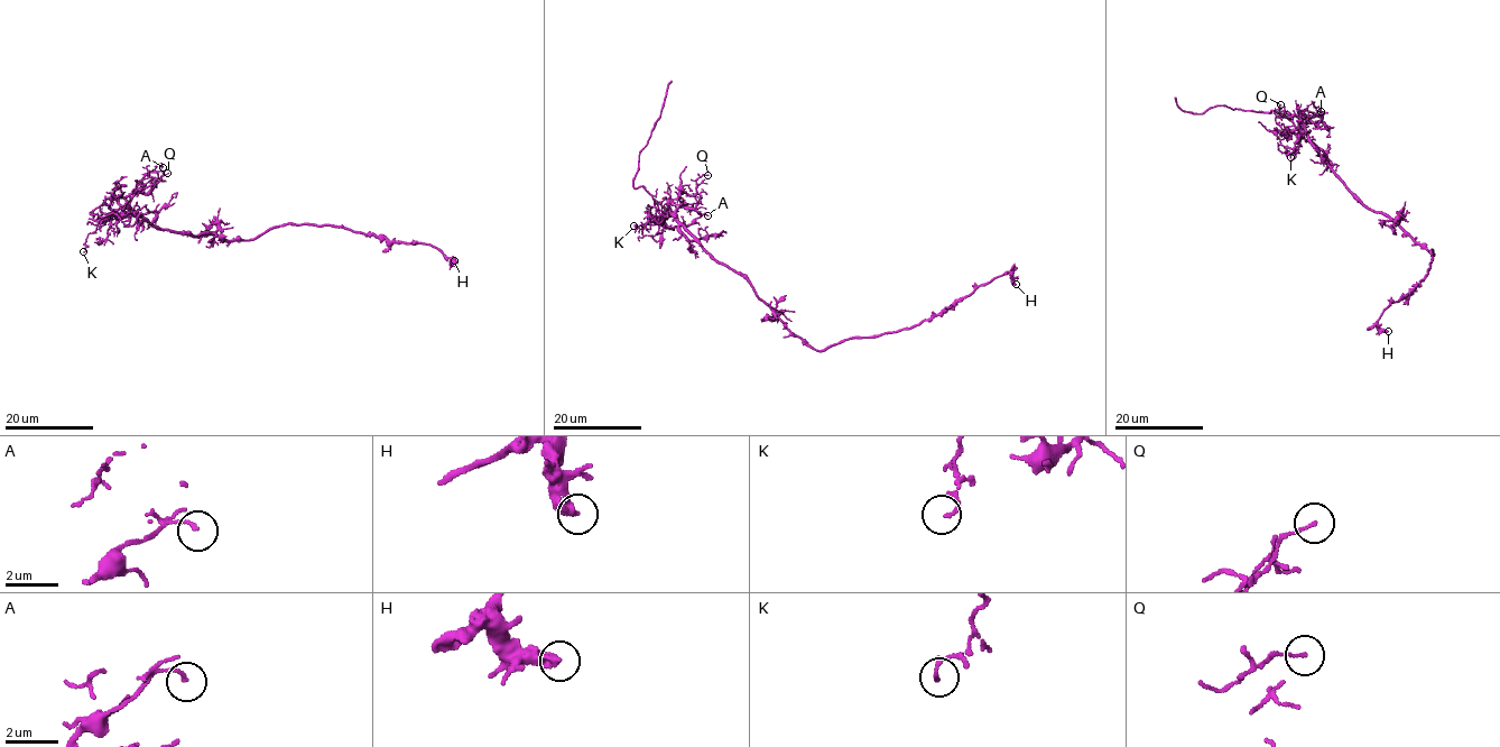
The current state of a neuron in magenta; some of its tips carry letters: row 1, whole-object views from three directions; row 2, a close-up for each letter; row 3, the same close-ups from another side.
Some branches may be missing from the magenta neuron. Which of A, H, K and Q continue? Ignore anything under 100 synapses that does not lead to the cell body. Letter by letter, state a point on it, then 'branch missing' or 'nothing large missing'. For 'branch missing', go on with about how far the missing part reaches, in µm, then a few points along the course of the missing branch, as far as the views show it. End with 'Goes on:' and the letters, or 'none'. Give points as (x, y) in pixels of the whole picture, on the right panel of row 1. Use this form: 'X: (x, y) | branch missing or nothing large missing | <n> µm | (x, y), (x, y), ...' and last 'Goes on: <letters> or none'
A: (1321, 111) | nothing large missing
H: (1388, 331) | nothing large missing
K: (1290, 157) | nothing large missing
Q: (1280, 104) | nothing large missing
Goes on: none

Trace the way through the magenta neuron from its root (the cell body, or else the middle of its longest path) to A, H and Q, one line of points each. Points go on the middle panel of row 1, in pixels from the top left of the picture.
A: (764, 301), (743, 276), (719, 264), (674, 217), (665, 215), (665, 223), (685, 226), (703, 214), (707, 215)
H: (764, 301), (788, 330), (816, 350), (822, 350), (852, 338), (877, 337), (913, 328), (1007, 273), (1016, 284)
Q: (764, 301), (743, 276), (714, 260), (676, 215), (681, 195), (694, 195), (696, 181), (707, 175)

